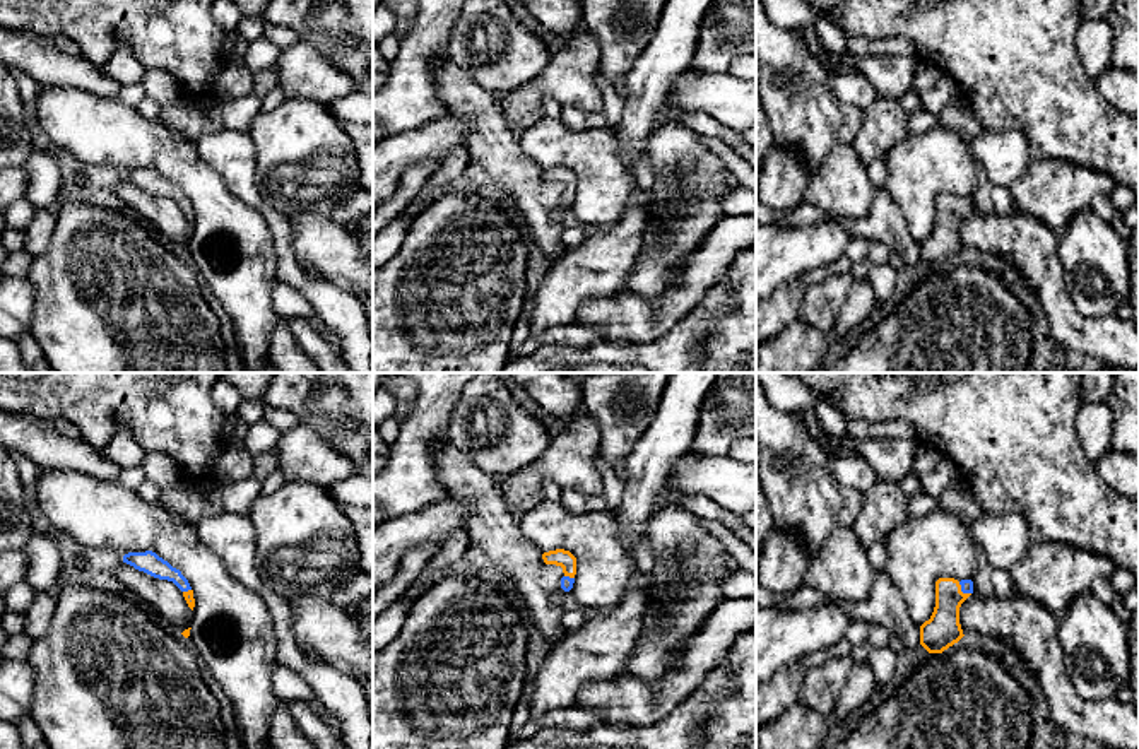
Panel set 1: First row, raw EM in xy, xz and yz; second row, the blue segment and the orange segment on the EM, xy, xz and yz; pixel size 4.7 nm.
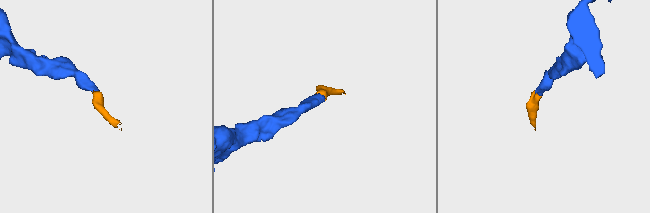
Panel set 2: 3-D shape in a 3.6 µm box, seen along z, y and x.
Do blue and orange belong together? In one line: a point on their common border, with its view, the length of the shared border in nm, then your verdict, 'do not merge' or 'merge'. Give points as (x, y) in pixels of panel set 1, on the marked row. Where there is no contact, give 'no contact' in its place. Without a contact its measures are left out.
contact yz (961, 590); length 90 nm; merge

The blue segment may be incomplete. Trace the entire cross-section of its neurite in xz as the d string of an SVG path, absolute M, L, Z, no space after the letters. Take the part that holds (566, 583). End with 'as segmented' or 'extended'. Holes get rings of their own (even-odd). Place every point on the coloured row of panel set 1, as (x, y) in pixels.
M556 549L542 554L546 564L556 564L563 568L564 576L561 578L561 588L570 592L576 575L576 557L564 549Z; extended

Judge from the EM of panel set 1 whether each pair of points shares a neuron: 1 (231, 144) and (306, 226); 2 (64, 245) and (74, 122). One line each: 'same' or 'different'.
1: different
2: different

